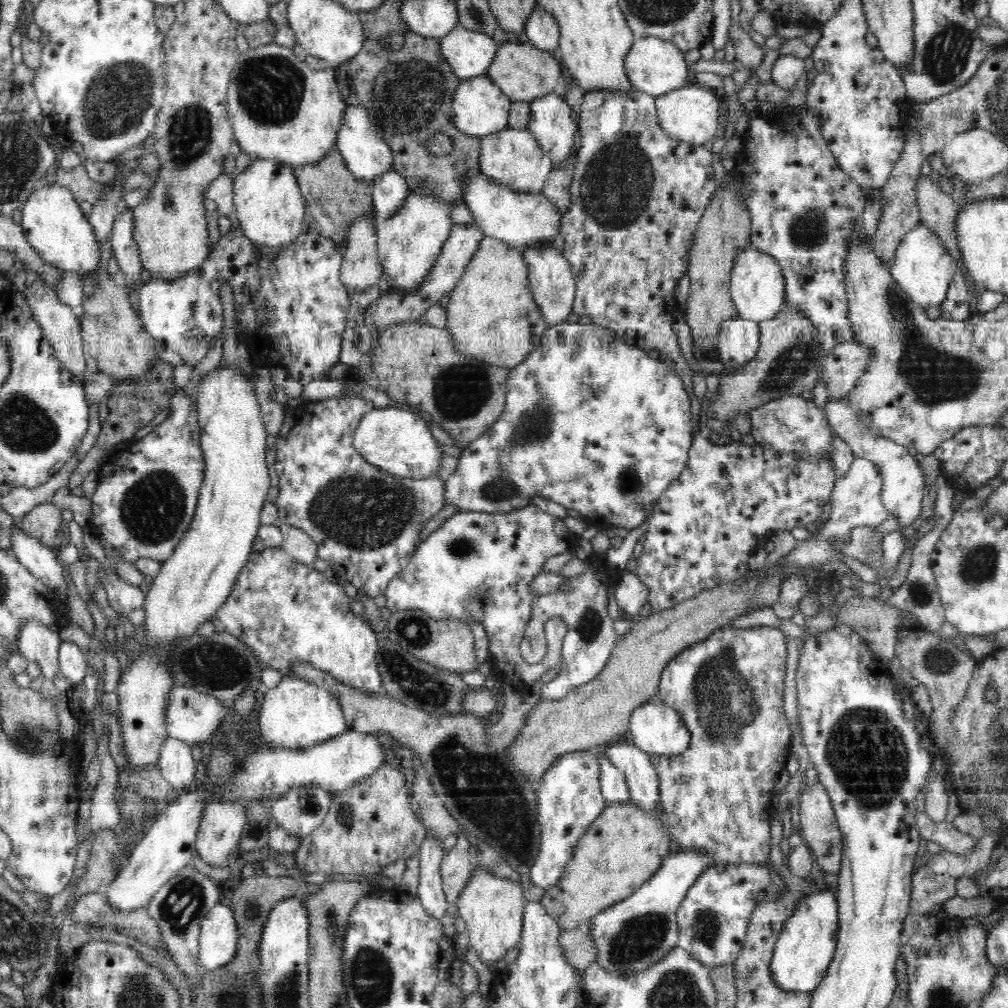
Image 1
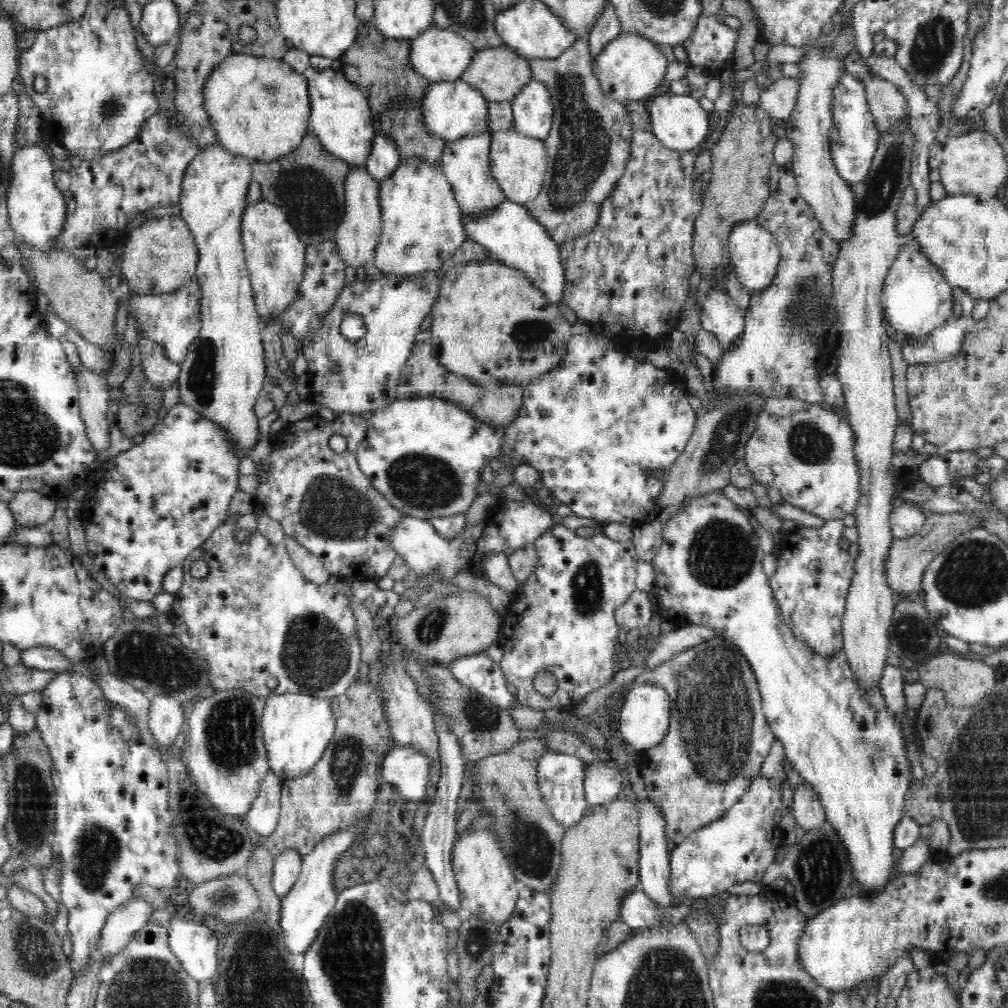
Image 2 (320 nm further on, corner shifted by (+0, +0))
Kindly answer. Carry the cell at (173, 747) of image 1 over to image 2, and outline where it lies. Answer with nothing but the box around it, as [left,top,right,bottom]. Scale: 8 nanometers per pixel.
[146,694,187,750]

